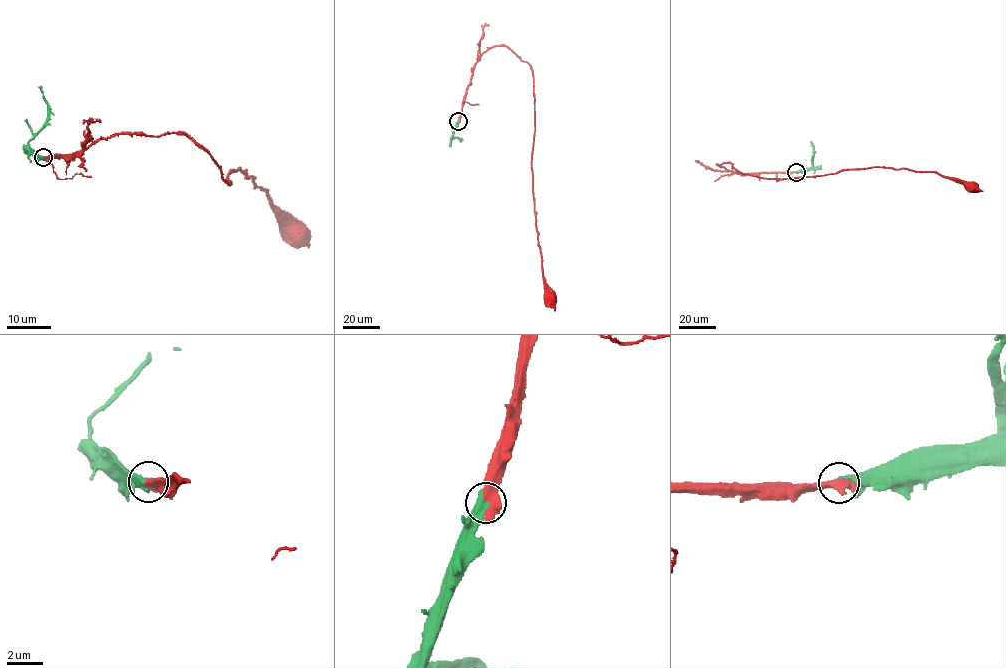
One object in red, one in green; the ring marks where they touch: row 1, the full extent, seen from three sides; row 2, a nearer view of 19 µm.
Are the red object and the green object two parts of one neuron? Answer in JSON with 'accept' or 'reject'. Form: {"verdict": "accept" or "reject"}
{"verdict": "accept"}

